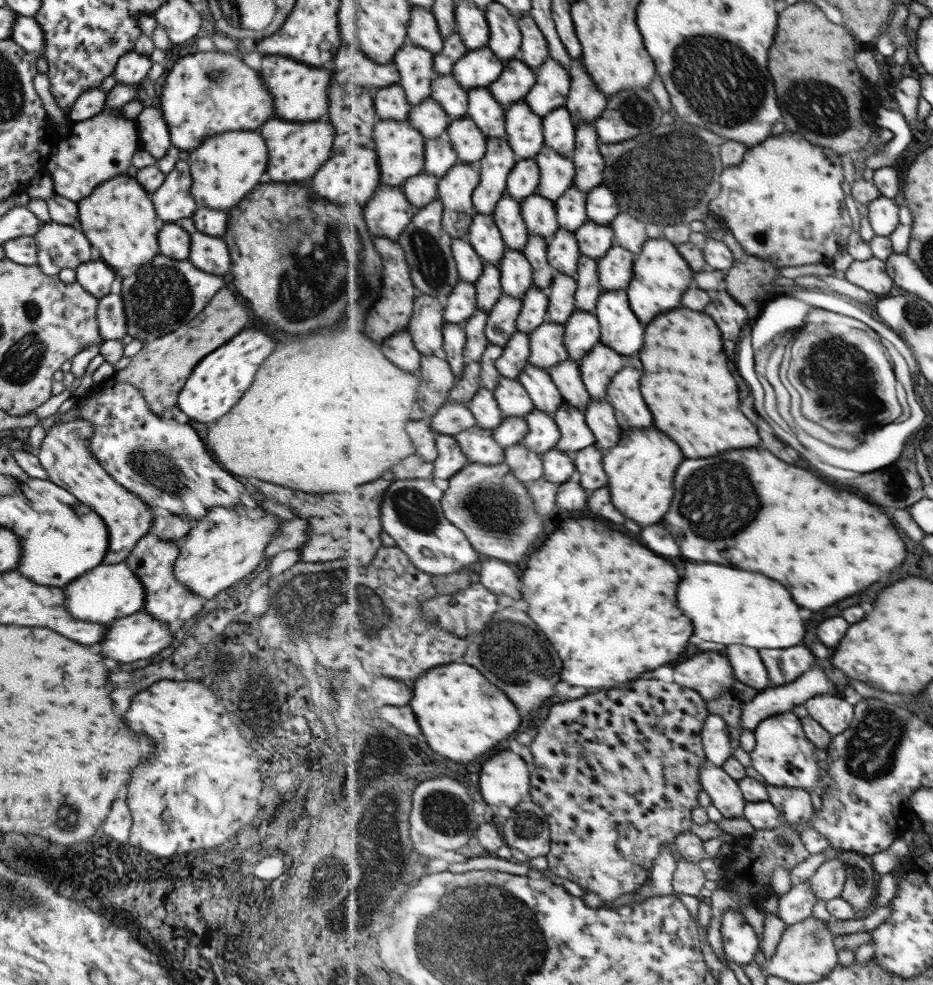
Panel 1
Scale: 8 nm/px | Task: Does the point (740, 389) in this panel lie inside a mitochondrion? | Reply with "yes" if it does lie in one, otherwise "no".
no

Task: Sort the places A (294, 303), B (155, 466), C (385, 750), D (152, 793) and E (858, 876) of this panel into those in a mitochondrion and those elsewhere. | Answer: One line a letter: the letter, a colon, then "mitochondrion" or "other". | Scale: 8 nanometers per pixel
A: mitochondrion
B: mitochondrion
C: other
D: other
E: mitochondrion

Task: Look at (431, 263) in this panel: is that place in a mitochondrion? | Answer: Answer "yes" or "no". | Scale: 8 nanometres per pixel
yes

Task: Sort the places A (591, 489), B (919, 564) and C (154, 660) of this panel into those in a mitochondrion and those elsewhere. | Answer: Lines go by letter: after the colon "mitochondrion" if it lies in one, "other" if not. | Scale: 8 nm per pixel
A: other
B: other
C: other

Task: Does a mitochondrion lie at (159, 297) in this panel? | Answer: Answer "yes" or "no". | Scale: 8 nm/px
yes

